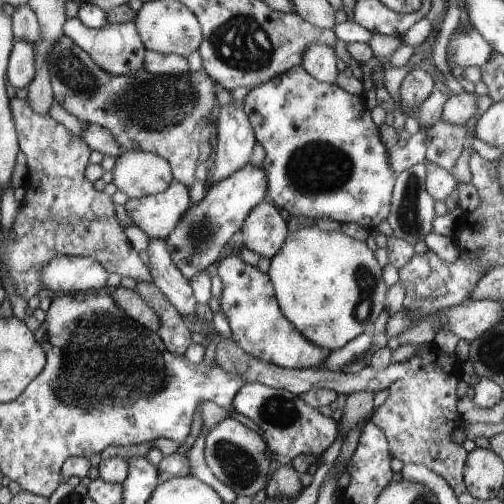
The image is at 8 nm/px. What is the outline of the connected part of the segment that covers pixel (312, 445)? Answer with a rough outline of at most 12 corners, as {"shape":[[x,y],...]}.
{"shape":[[247,383],[232,400],[278,465],[320,459],[338,423],[298,395]]}

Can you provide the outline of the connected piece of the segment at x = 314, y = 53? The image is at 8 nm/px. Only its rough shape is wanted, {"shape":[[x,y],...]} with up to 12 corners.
{"shape":[[312,44],[300,66],[321,83],[333,85],[339,73],[334,47]]}

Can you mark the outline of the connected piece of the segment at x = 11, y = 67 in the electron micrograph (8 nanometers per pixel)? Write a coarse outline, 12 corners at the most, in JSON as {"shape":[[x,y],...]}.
{"shape":[[16,40],[8,84],[24,88],[35,79],[35,50]]}

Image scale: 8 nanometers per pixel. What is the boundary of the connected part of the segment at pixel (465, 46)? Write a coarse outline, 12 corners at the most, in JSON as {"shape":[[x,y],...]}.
{"shape":[[458,26],[446,47],[446,61],[480,67],[492,46],[473,27]]}

